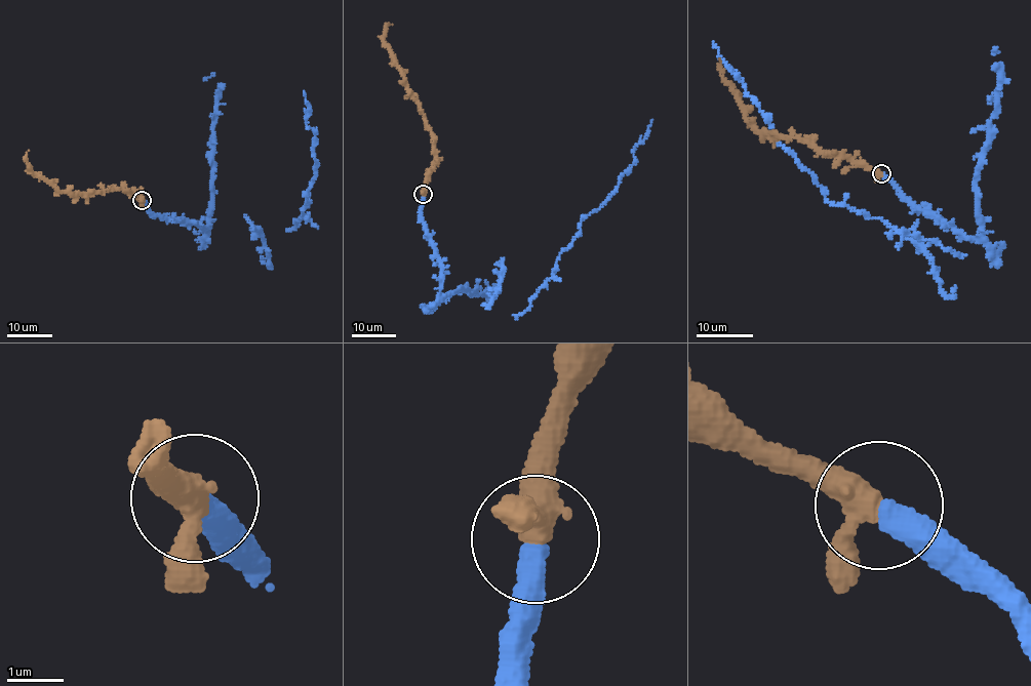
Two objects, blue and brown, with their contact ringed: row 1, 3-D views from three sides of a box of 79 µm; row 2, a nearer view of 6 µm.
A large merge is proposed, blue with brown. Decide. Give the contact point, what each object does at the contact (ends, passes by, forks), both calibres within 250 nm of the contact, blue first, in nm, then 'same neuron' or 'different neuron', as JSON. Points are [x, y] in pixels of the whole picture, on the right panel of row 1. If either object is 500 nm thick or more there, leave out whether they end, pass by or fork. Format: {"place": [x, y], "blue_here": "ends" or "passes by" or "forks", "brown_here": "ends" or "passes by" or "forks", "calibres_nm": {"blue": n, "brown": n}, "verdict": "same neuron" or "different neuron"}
{"place": [881, 173], "blue_here": "ends", "brown_here": "passes by", "calibres_nm": {"blue": 460, "brown": 380}, "verdict": "same neuron"}

